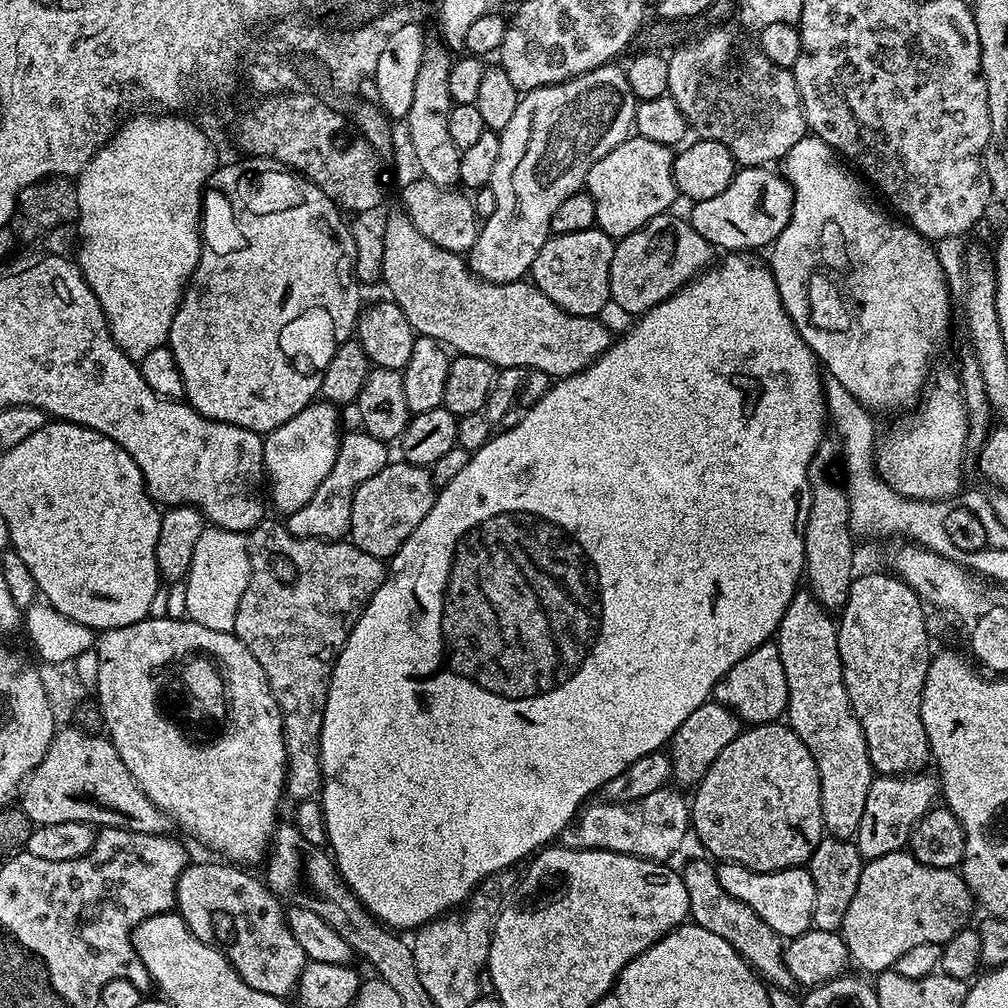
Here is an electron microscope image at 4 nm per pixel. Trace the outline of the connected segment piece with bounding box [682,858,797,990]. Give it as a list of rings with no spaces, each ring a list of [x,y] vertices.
[[[703,859],[692,860],[682,868],[691,923],[702,926],[702,930],[718,934],[718,938],[726,938],[726,942],[730,942],[730,946],[734,946],[752,965],[752,971],[763,977],[771,987],[795,989],[796,979],[790,974],[784,961],[785,945],[782,937],[770,930],[770,926],[766,926],[766,922],[762,922],[762,918],[758,918],[758,914],[754,914],[754,910],[750,910],[746,902],[738,902],[734,894],[726,894],[726,890],[722,890],[722,882],[718,882],[716,864],[711,859]]]

